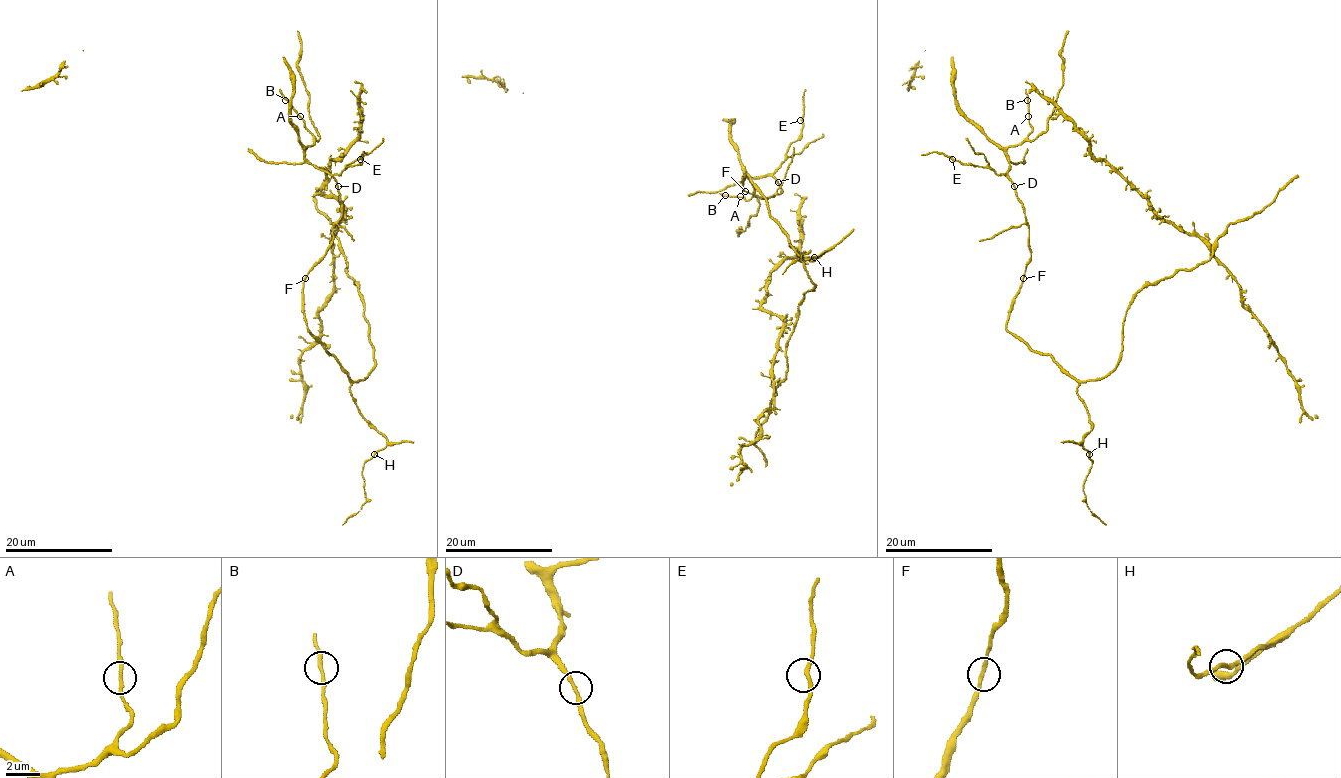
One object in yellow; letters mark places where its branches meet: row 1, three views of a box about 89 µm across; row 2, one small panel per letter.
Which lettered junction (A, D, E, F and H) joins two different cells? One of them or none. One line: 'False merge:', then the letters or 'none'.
False merge: none

